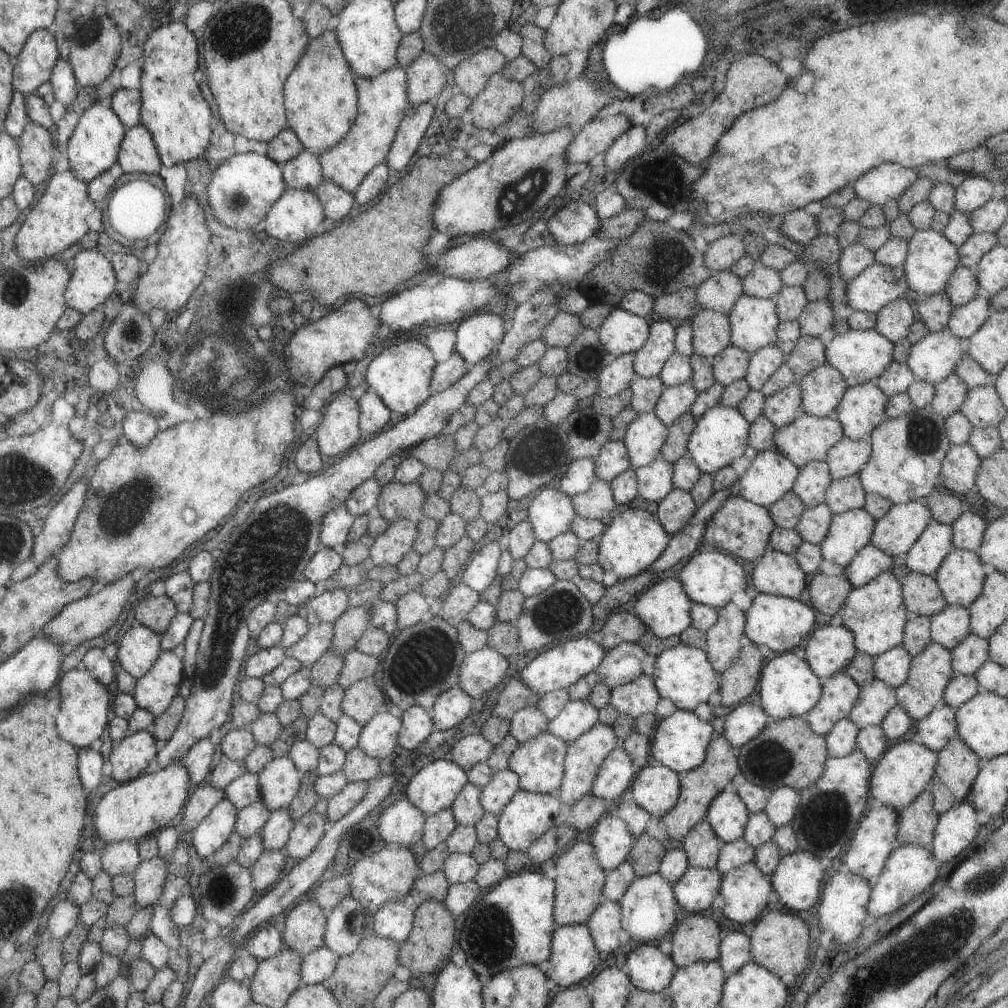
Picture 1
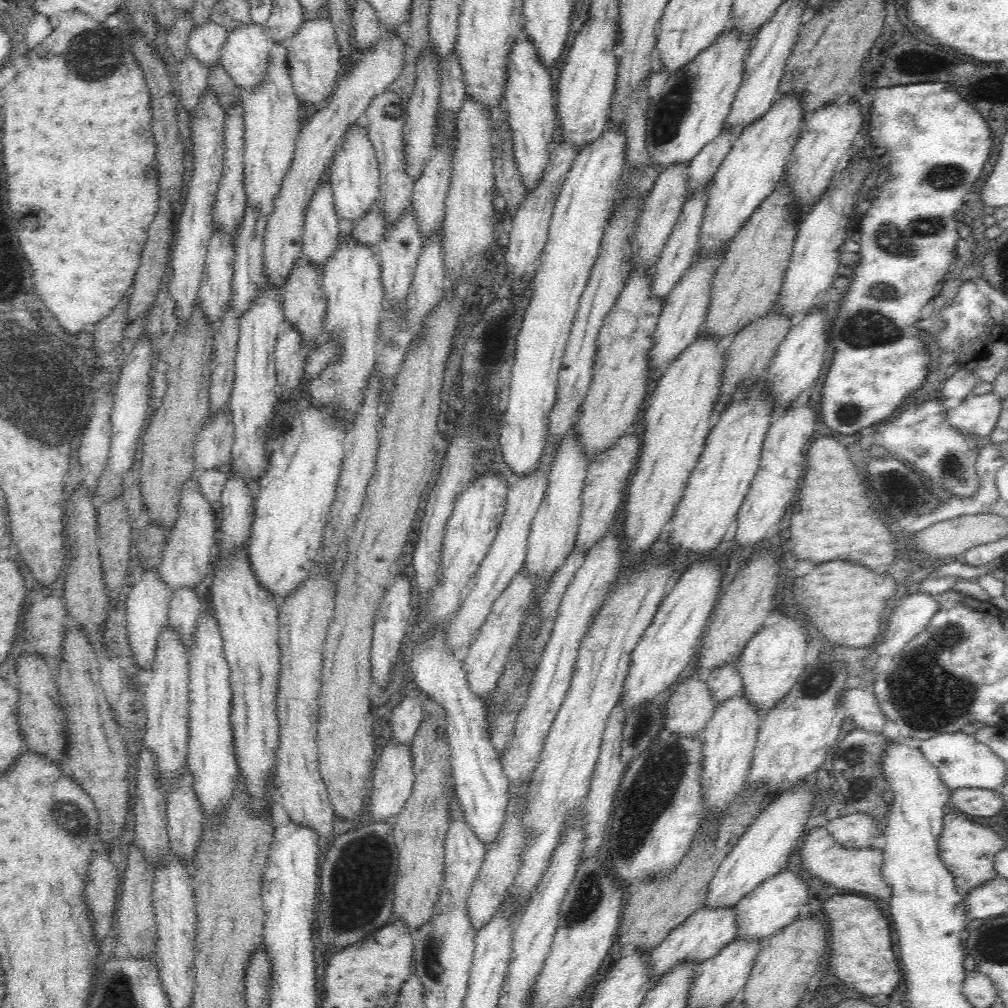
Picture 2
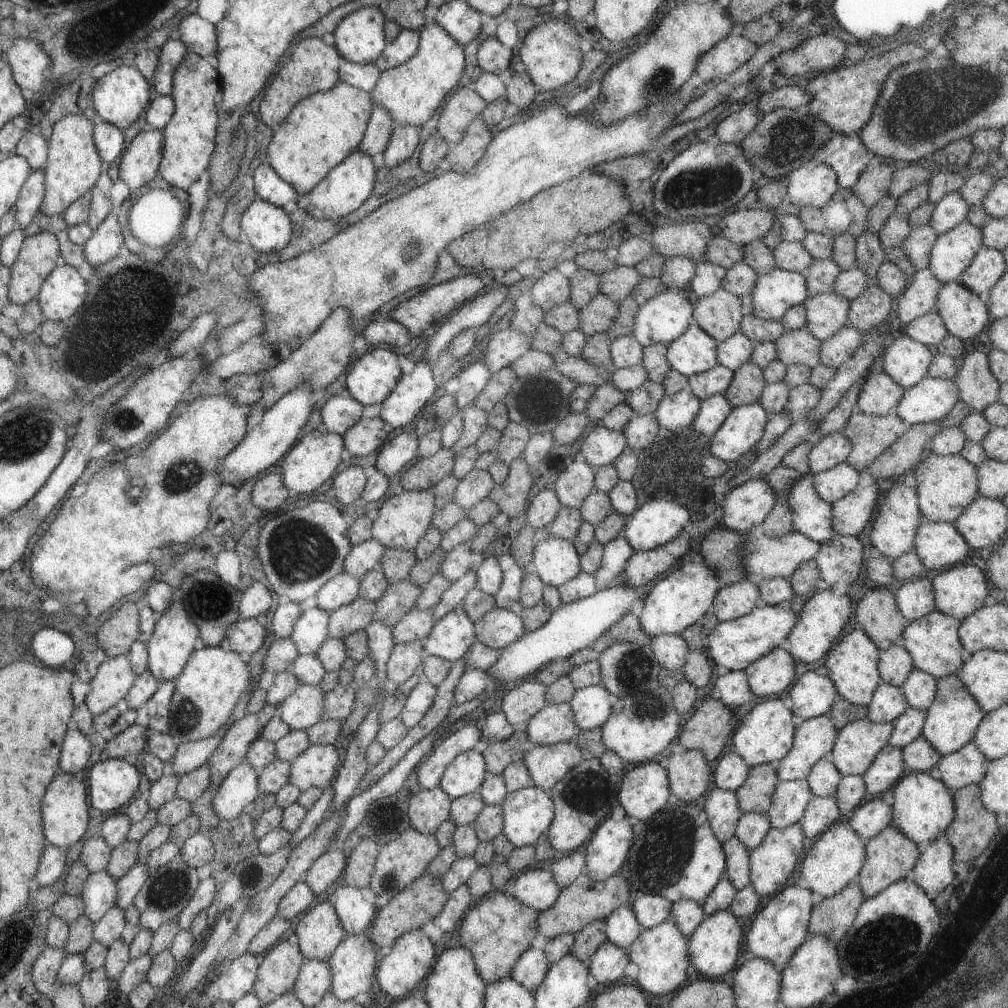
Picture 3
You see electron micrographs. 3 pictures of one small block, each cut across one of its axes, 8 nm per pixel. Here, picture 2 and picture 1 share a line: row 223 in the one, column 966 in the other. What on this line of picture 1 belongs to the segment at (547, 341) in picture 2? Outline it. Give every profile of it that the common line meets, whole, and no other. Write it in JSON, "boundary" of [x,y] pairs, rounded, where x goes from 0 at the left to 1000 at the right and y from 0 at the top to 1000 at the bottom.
{"boundary":[[[944,544],[930,563],[926,572],[938,600],[959,603],[971,591],[975,581],[975,573],[982,566],[981,562],[976,561],[965,547]]]}

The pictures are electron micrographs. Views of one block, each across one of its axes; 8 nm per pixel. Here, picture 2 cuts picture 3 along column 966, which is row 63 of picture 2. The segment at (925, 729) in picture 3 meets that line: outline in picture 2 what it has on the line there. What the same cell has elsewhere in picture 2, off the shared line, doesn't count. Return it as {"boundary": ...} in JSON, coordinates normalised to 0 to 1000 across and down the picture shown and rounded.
{"boundary":[[[732,31],[717,32],[711,41],[700,48],[687,63],[683,63],[677,69],[673,69],[672,72],[666,73],[658,85],[655,95],[646,99],[642,111],[641,143],[644,162],[645,164],[649,162],[649,168],[652,167],[653,174],[663,166],[683,164],[700,144],[703,144],[715,132],[718,119],[724,111],[724,103],[728,99],[728,91],[732,89],[734,80],[736,80],[739,57],[745,44],[746,42],[742,41],[742,37],[734,37]]]}

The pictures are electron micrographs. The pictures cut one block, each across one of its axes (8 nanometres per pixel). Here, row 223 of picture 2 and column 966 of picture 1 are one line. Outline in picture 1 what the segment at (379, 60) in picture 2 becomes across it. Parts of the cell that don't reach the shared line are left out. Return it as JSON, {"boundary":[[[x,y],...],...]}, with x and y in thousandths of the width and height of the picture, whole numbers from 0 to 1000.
{"boundary":[[[949,264],[938,280],[937,291],[945,305],[953,304],[969,294],[970,280],[964,266]]]}

